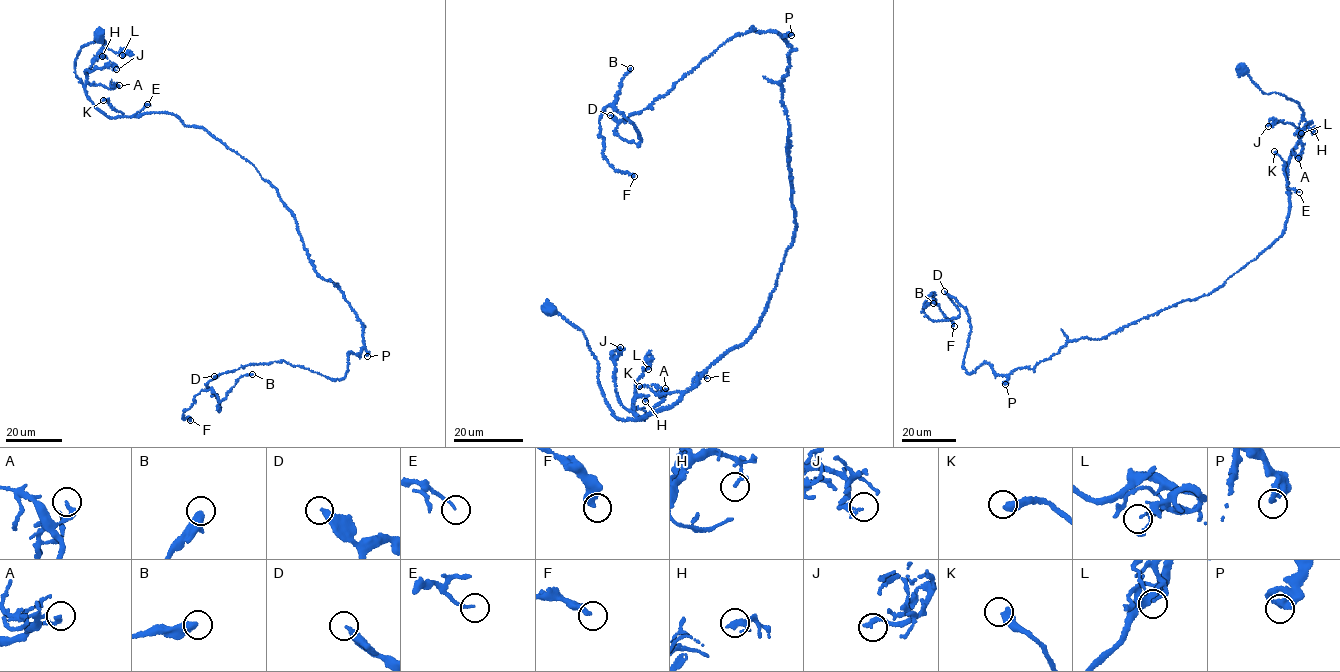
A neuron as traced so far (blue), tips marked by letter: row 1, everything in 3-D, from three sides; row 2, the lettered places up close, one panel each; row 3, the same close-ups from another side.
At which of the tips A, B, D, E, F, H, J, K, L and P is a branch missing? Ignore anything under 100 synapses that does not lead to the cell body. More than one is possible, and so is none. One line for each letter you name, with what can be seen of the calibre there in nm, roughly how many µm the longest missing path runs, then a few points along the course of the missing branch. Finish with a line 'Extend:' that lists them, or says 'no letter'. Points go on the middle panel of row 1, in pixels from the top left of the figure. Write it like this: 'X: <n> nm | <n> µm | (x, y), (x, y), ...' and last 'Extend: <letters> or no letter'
Extend: no letter

